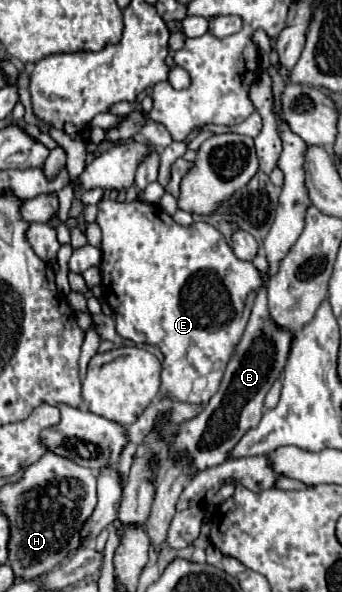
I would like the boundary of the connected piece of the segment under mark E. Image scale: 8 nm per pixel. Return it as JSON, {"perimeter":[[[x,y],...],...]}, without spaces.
{"perimeter":[[[103,198],[97,208],[97,224],[103,232],[101,288],[115,314],[117,332],[123,338],[133,340],[135,344],[155,344],[163,352],[163,396],[177,402],[207,404],[217,392],[225,366],[249,320],[255,292],[261,284],[259,272],[251,262],[241,262],[239,258],[235,258],[223,234],[207,222],[179,226],[163,208],[141,200],[119,202],[113,198]]]}

